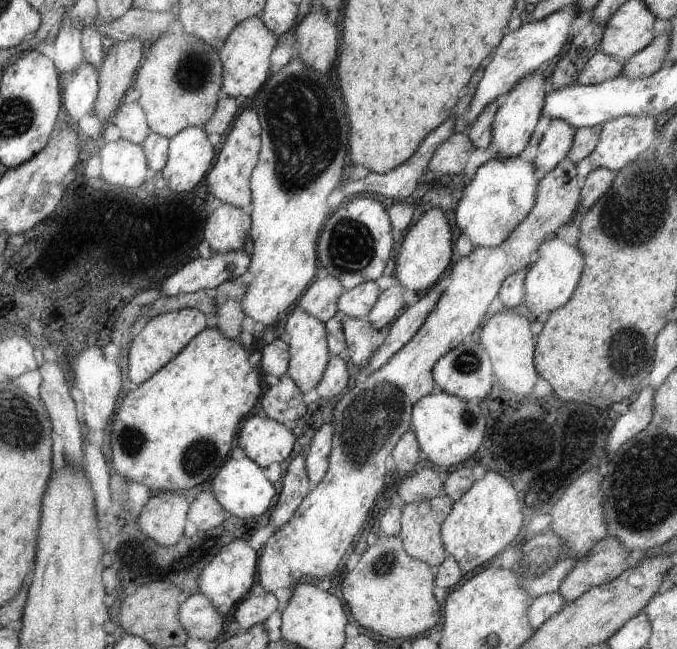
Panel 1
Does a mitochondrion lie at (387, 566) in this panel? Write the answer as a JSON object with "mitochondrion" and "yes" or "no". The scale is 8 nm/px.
{"mitochondrion":"yes"}

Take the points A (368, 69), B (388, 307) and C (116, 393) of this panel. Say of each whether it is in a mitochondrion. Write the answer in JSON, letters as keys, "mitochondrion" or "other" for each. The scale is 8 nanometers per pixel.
{"A":"other","B":"other","C":"other"}

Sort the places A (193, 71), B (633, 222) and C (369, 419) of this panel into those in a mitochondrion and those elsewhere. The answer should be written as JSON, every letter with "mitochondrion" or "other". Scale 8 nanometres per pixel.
{"A":"mitochondrion","B":"mitochondrion","C":"mitochondrion"}

